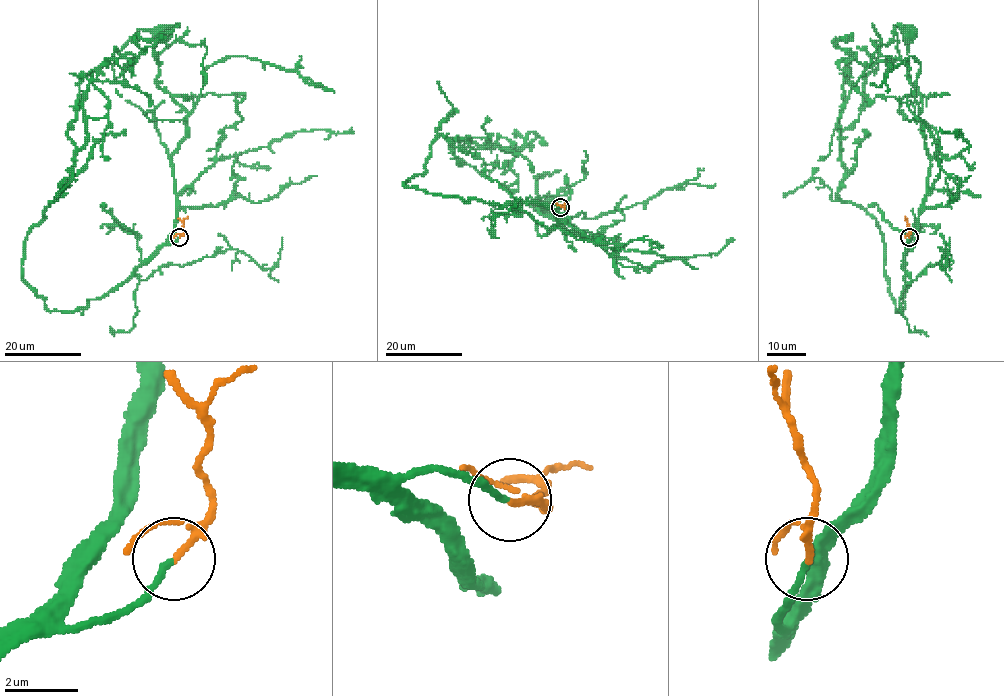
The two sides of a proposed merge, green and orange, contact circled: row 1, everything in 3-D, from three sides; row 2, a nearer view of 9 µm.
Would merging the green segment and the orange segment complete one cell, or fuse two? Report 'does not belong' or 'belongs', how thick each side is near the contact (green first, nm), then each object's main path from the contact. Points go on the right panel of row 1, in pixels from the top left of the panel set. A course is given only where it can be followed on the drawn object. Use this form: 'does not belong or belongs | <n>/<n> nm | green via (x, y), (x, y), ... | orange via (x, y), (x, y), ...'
belongs | 160/130 nm | green via (909, 237), (918, 221), (930, 168), (919, 112), (922, 97), (897, 47), (910, 34) | orange via (909, 237), (905, 217)

